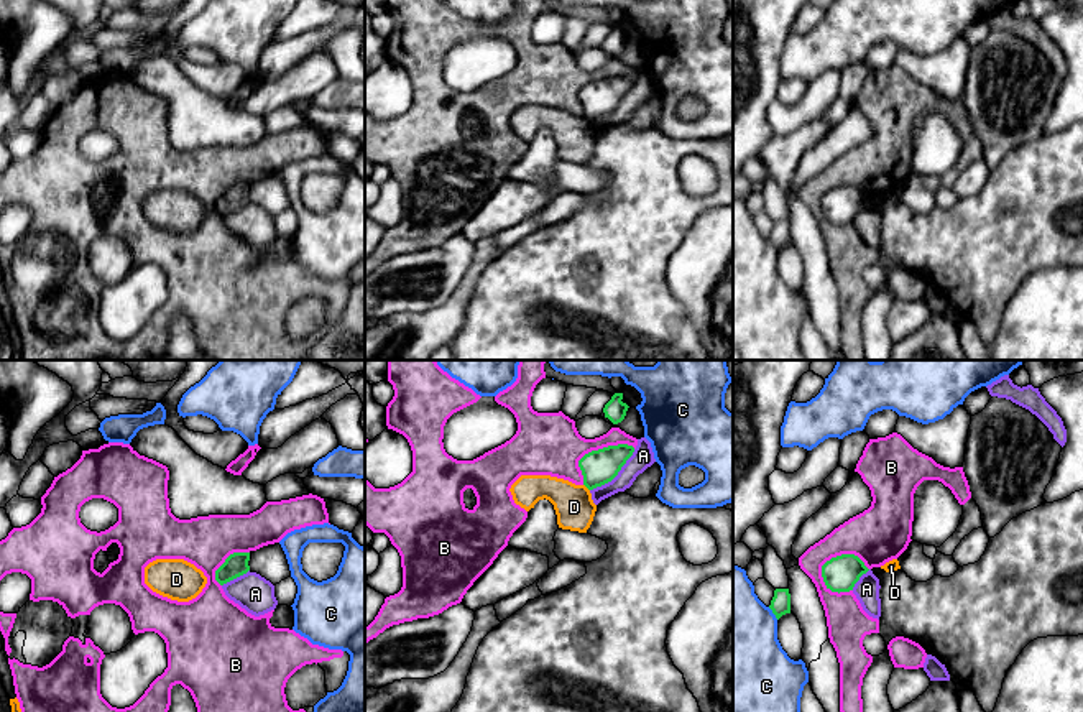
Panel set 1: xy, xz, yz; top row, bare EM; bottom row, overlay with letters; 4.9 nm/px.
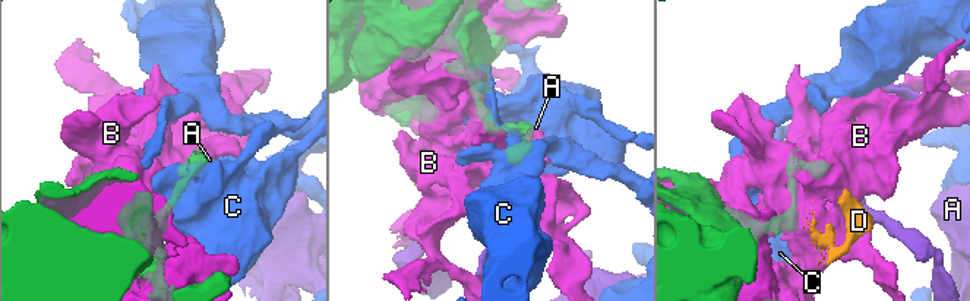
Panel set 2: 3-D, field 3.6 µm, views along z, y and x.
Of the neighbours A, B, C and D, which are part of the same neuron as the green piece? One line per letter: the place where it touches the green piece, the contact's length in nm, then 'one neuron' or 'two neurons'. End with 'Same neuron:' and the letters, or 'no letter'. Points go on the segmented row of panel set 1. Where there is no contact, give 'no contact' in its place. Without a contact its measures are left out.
A: contact xz (615, 476); length 300 nm; two neurons
B: contact yz (842, 554); length 240 nm; two neurons
C: contact yz (773, 612); length 80 nm; two neurons
D: contact xz (585, 485); length 50 nm; two neurons
Same neuron: no letter

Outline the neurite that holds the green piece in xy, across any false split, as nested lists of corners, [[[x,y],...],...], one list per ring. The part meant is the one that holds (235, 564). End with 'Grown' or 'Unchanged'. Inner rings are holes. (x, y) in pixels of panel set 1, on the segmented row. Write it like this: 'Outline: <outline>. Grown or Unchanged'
Outline: [[[233,552],[215,571],[215,580],[224,585],[250,571],[250,552]]]. Unchanged

